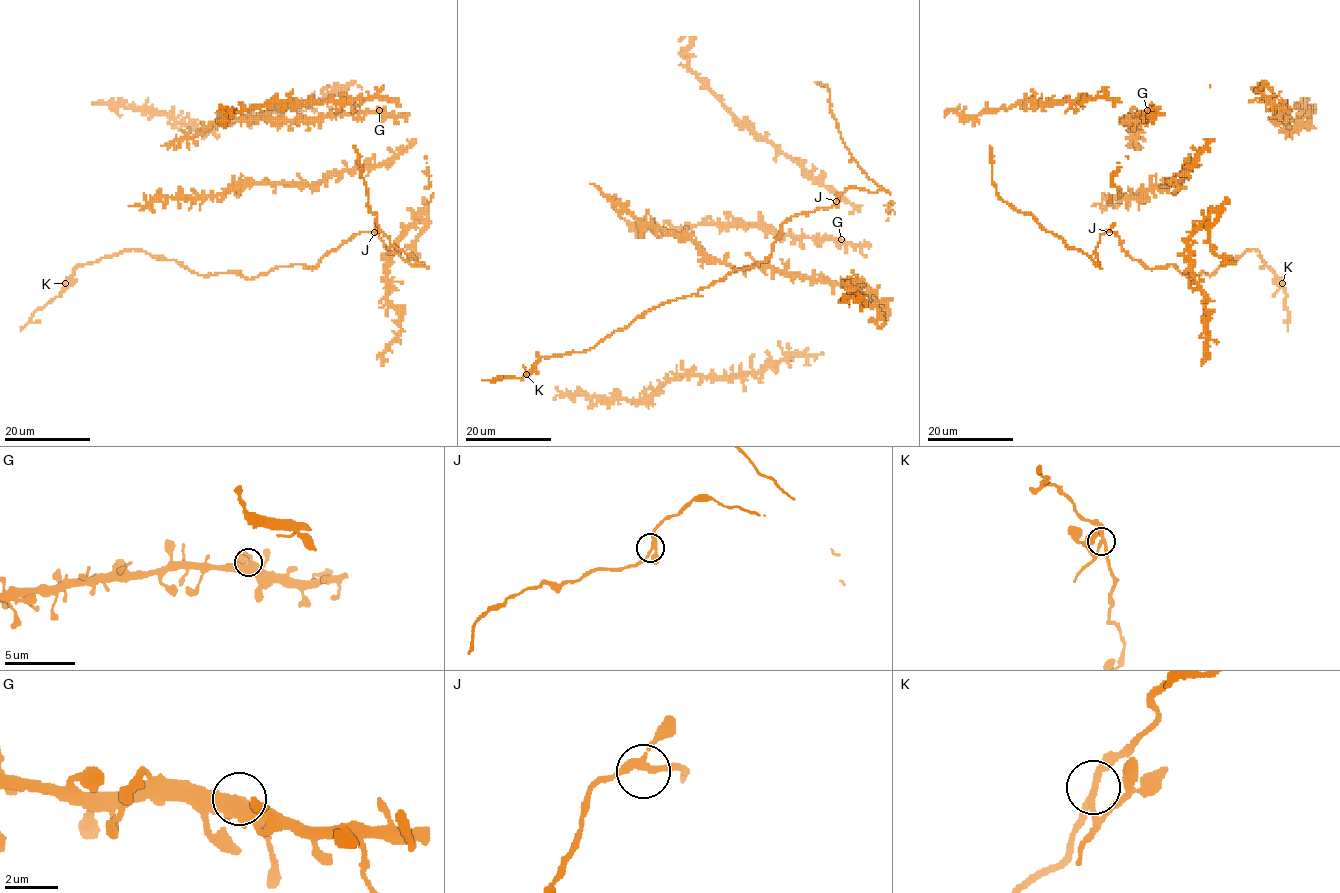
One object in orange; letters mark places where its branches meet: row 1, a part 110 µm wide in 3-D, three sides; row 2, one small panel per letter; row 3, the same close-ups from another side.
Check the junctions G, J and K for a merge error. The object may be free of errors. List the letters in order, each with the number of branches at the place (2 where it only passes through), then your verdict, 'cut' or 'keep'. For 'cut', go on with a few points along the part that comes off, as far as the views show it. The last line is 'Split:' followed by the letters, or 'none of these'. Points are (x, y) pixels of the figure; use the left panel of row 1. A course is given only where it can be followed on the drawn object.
G: 3 branches meet; keep
J: 3 branches meet; keep
K: 3 branches meet; cut; foreign part runs (64, 283), (66, 288), (76, 280)
Split: K

